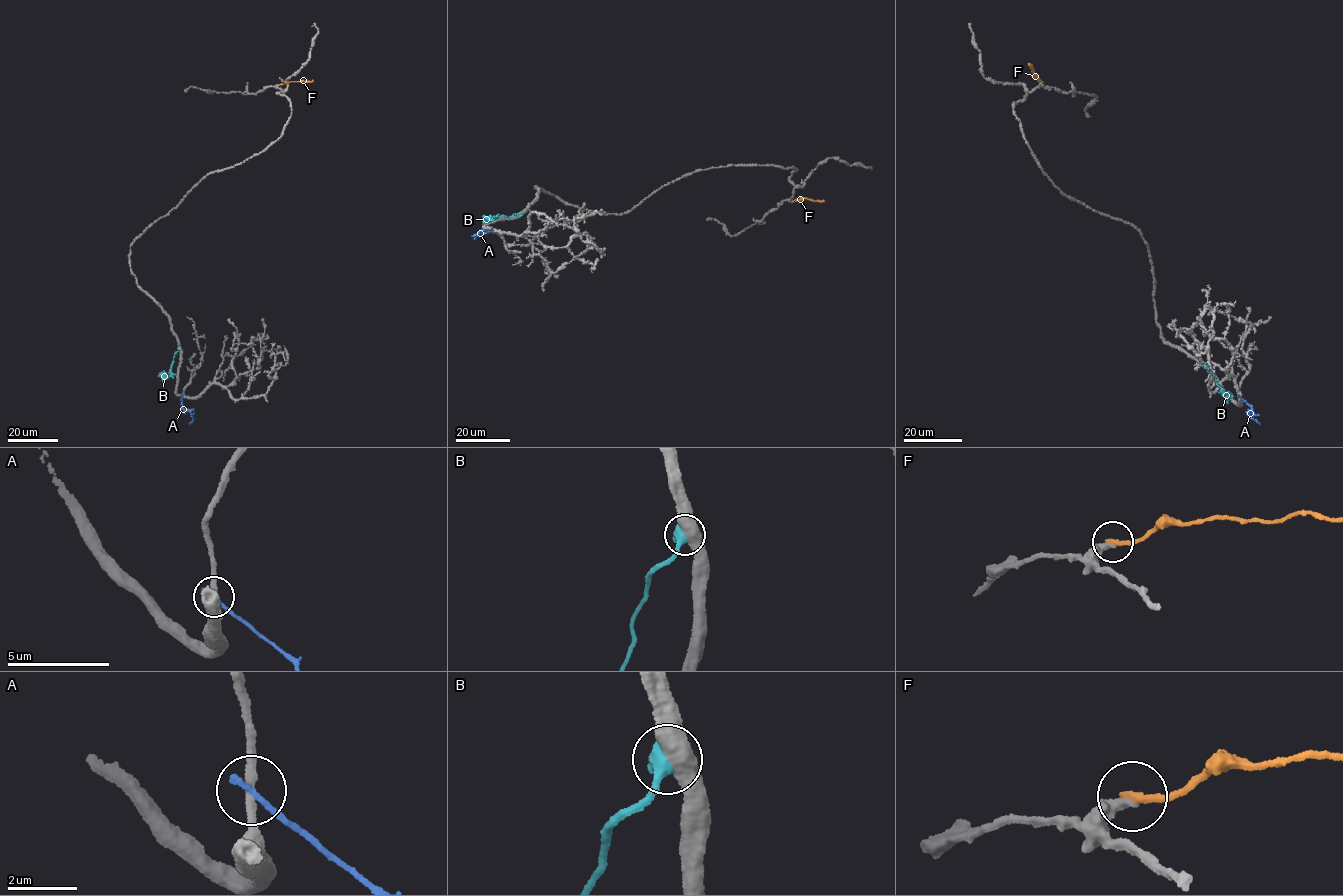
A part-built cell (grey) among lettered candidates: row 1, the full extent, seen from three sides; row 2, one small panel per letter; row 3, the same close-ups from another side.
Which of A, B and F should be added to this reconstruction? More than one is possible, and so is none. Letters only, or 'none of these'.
none of these

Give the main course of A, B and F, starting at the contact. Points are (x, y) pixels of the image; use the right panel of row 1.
A: (1240, 397), (1250, 406), (1252, 414), (1249, 415), (1259, 424)
B: (1205, 365), (1224, 395), (1232, 394)
F: (1040, 80), (1032, 74), (1029, 63)

